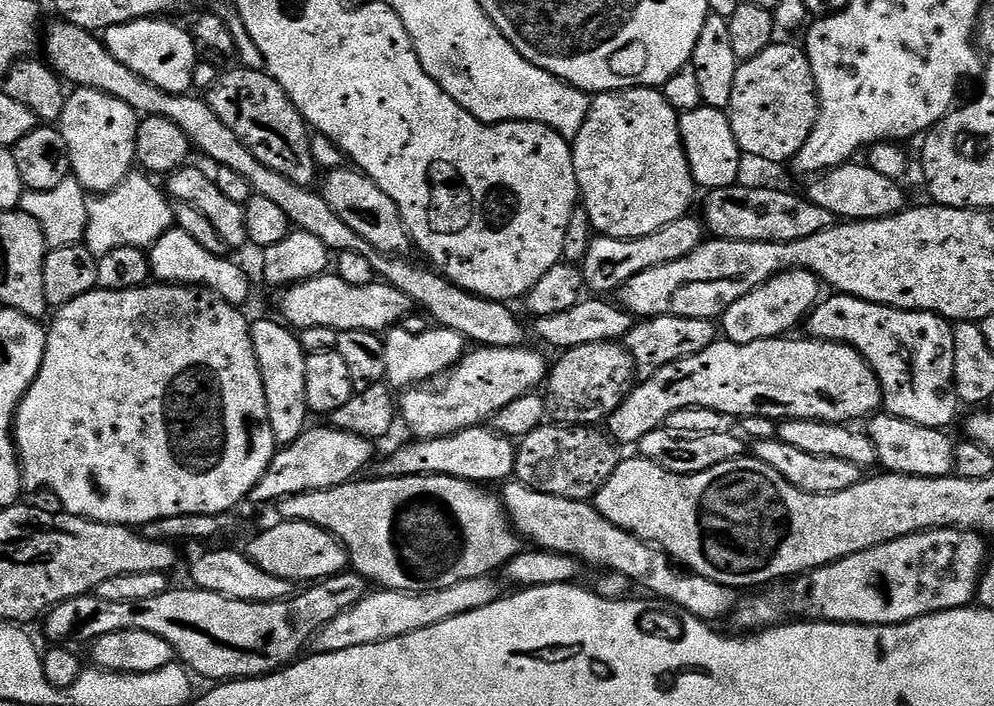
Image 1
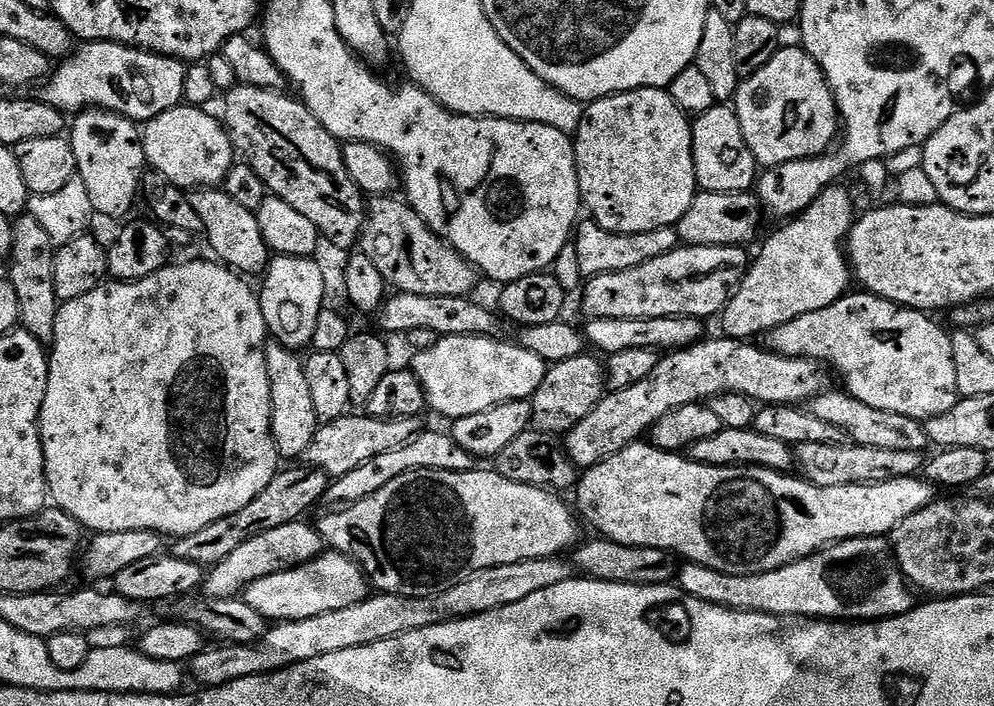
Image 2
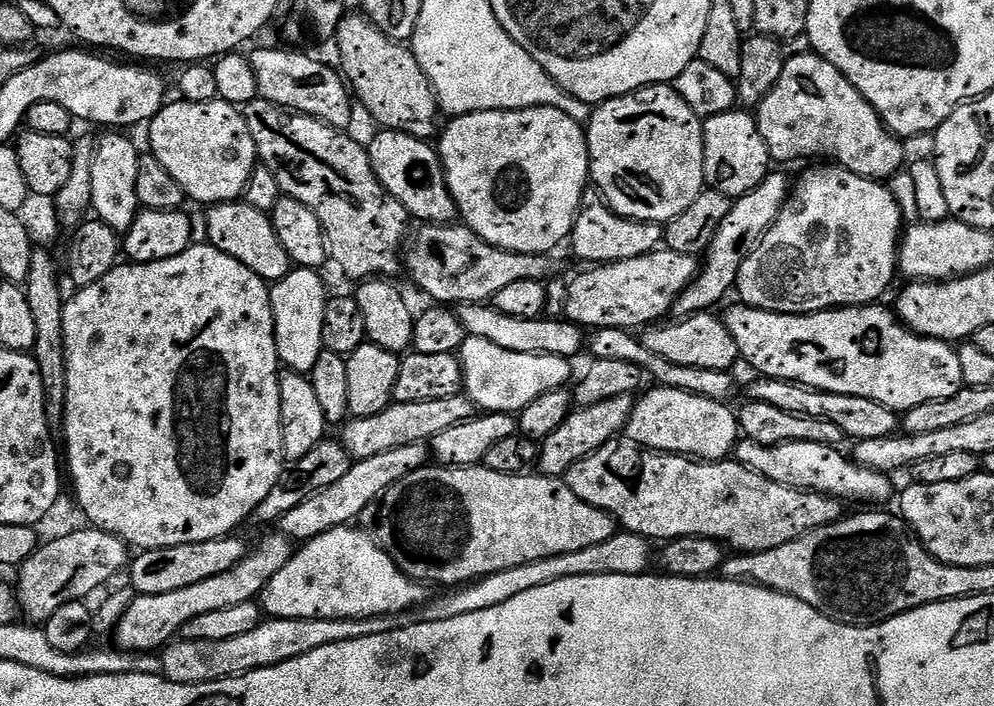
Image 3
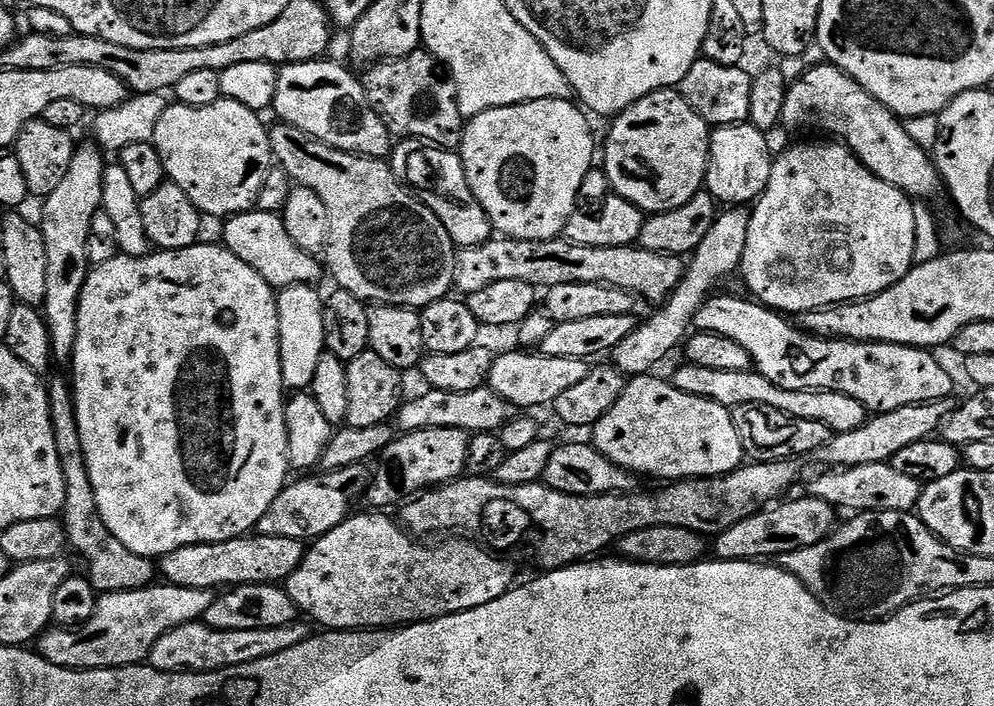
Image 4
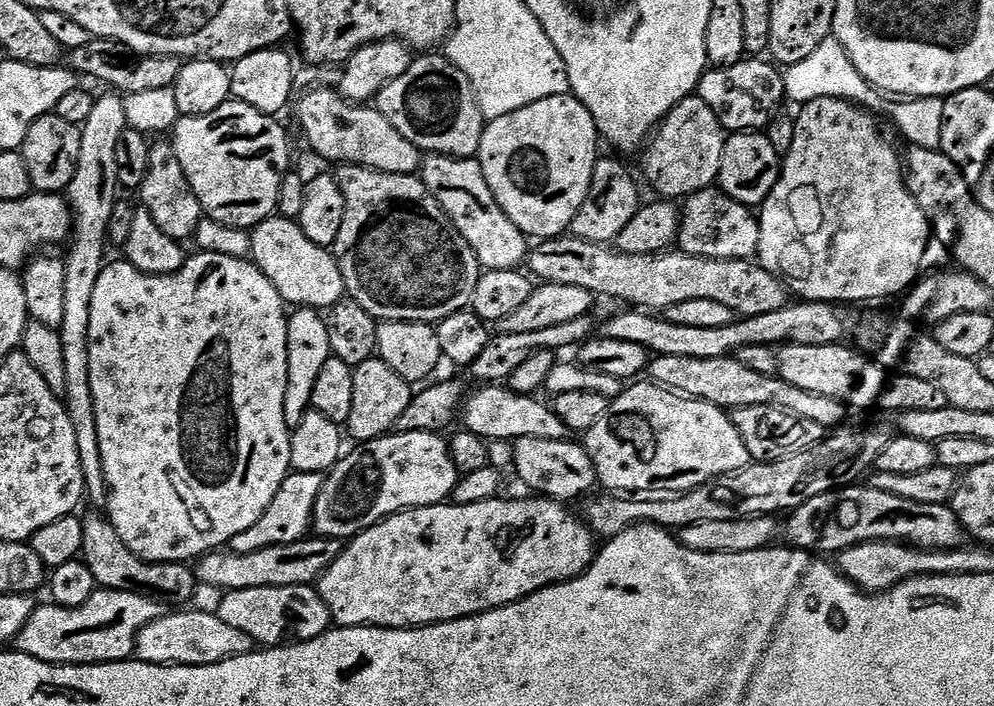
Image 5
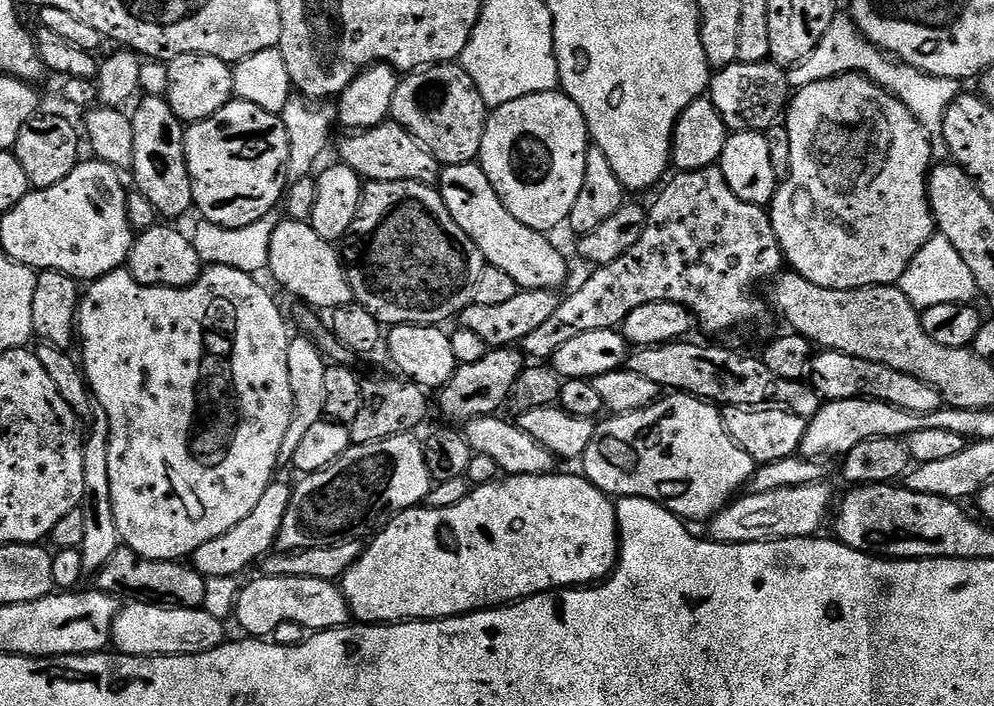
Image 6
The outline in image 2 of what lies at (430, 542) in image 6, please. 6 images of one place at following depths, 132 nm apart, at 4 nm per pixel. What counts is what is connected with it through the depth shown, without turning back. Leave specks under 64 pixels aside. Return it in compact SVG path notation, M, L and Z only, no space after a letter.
M325 550L302 566L282 570L282 574L258 578L258 582L244 589L242 599L258 614L262 614L265 621L283 622L330 614L330 610L346 610L346 606L354 606L368 595L370 585L364 571L341 552Z

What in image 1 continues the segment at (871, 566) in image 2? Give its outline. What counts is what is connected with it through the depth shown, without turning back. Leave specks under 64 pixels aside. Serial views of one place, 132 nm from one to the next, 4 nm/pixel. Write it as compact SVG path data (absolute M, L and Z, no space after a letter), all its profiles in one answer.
M519 482L505 483L503 488L502 507L508 513L516 535L525 541L533 540L537 549L566 554L575 560L581 560L585 566L594 564L598 568L604 568L600 570L624 576L633 585L641 584L642 587L649 588L653 597L671 602L677 609L694 614L699 620L717 622L723 616L724 619L731 617L738 603L737 589L710 582L710 578L695 574L676 577L677 569L663 548L639 540L634 534L606 522L595 503L554 498L554 494L542 494Z

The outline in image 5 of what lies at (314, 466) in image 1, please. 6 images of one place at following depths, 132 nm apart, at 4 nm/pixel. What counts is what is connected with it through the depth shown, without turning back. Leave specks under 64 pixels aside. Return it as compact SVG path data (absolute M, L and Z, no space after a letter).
M480 386L477 387L477 392L467 397L463 401L462 404L462 412L464 408L464 424L463 427L467 429L467 431L473 432L474 434L478 434L483 440L511 440L516 441L518 438L546 438L547 440L566 440L569 439L570 433L568 427L566 426L566 422L562 422L562 418L558 418L558 414L554 414L554 410L544 401L544 404L537 398L535 395L524 396L521 392L514 392L511 388L507 386Z

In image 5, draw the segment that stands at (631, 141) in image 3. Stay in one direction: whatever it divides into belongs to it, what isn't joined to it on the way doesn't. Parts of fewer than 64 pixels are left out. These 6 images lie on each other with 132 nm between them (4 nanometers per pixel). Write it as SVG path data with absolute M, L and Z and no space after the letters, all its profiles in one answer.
M698 94L687 96L678 106L668 111L668 115L656 125L643 149L644 176L648 179L650 187L656 191L655 195L660 198L687 198L704 188L713 187L720 179L720 167L722 166L722 150L726 133L718 122L718 114L702 102Z

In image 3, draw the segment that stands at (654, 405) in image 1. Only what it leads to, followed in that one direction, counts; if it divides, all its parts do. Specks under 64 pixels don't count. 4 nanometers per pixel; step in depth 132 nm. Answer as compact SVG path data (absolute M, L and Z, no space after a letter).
M622 394L618 398L610 398L610 402L598 402L598 406L573 410L566 422L562 422L562 426L558 426L558 430L554 430L554 434L547 436L540 444L539 475L563 478L574 462L582 462L582 458L606 446L606 442L617 439L627 429L636 401L635 395Z

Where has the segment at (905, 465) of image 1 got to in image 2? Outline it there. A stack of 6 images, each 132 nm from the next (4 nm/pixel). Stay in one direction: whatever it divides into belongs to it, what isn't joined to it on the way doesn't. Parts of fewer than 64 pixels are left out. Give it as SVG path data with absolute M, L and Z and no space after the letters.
M825 390L810 401L810 410L822 422L830 422L830 426L838 426L851 443L862 446L882 446L883 448L914 448L924 450L929 447L928 435L921 421L906 418L902 414L890 414L886 410L874 410L874 406L866 406L866 402L858 402L848 391L832 392Z

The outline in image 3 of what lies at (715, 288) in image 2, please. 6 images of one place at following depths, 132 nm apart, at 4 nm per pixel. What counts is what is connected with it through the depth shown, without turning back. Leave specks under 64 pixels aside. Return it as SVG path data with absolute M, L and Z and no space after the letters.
M657 250L638 258L592 266L584 271L588 272L570 280L564 316L585 330L637 330L663 321L663 316L675 309L676 299L698 275L698 260L690 254Z

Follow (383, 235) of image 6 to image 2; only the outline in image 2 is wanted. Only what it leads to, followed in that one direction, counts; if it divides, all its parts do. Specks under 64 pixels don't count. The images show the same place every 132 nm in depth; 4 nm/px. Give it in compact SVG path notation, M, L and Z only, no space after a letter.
M237 83L236 87L227 89L224 100L224 116L222 115L222 123L228 130L228 135L232 138L235 151L240 152L243 159L251 168L258 170L258 178L264 180L264 184L268 187L269 193L274 196L280 196L286 202L290 202L290 206L294 206L294 210L302 210L302 214L306 214L306 218L310 218L310 222L314 222L314 226L320 231L321 237L325 241L333 240L340 248L348 248L357 243L361 232L364 230L364 221L366 219L366 196L360 191L360 187L354 182L354 178L350 176L350 170L346 168L344 161L344 149L341 141L337 140L335 136L330 134L330 130L326 126L322 126L322 122L307 108L303 100L297 98L295 95L283 96L283 91L274 88L259 88L253 84Z

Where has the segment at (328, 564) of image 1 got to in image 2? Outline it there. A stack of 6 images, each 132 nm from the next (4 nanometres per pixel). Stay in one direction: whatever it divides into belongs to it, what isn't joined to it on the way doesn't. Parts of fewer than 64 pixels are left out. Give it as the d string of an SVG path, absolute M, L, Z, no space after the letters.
M303 519L283 524L274 530L266 530L266 534L258 534L258 538L250 538L250 542L242 542L230 558L222 558L222 562L211 565L202 585L205 597L213 600L231 600L239 597L245 588L258 578L266 578L269 574L282 574L282 570L290 570L310 562L314 557L325 551L326 545L319 531Z

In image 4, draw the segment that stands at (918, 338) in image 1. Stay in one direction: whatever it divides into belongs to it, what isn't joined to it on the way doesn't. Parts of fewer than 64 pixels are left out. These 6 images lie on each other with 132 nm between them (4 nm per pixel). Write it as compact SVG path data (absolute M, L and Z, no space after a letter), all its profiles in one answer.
M713 294L698 310L694 321L697 332L713 332L722 334L722 338L730 338L750 354L755 371L760 372L774 386L782 386L782 390L806 390L807 392L837 392L850 394L850 398L858 398L869 413L893 412L902 406L925 404L935 400L947 400L952 393L952 376L935 360L931 351L923 348L907 348L901 344L863 344L861 340L827 340L824 336L811 336L803 328L792 324L791 319L781 313L773 312L755 299L739 300L736 296L720 296Z

